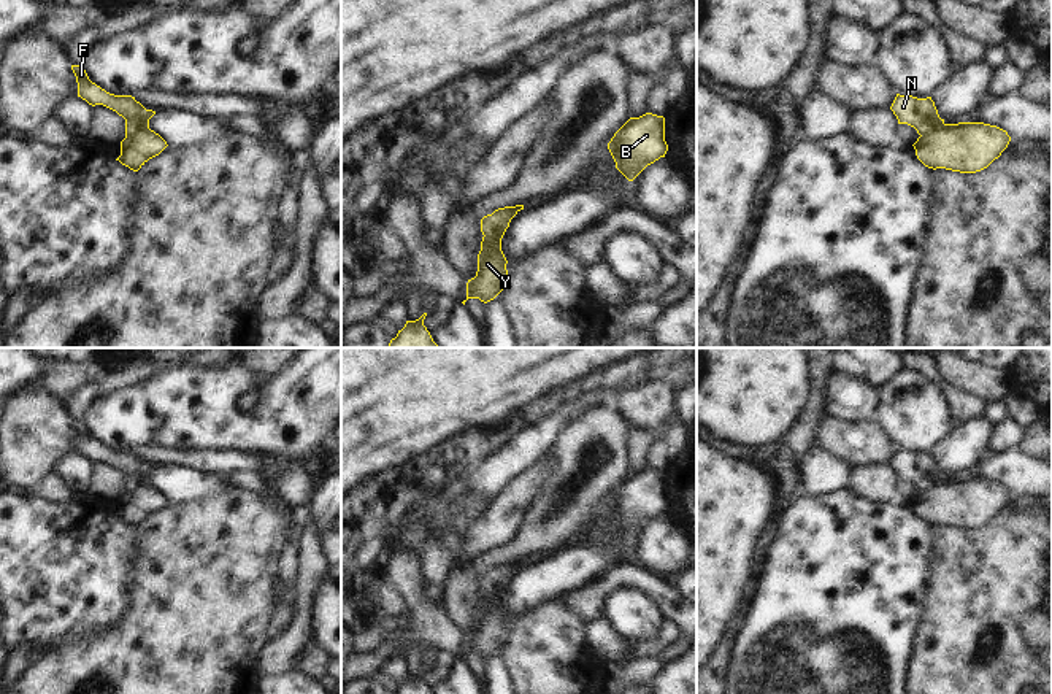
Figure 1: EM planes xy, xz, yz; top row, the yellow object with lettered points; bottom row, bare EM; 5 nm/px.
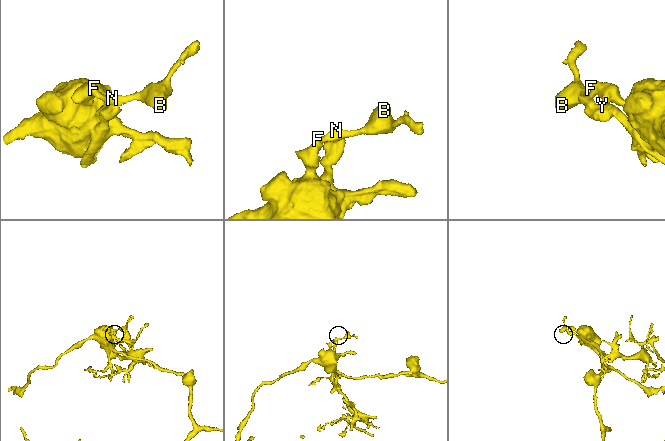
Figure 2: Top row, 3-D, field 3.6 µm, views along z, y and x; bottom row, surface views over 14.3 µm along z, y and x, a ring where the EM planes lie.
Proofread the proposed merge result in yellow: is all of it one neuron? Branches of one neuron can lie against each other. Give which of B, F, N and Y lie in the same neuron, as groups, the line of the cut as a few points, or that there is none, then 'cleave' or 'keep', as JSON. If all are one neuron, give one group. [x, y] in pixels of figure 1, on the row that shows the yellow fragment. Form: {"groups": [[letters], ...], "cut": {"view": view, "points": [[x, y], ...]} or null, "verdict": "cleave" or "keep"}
{"groups": [["B", "F", "N"], ["Y"]], "cut": {"view": "xz", "points": [[508, 221], [500, 227], [492, 227], [484, 235]]}, "verdict": "cleave"}

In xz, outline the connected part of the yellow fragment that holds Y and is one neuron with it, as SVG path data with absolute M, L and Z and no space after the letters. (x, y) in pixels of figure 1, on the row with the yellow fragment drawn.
M509 222L501 229L493 227L487 235L482 237L481 251L478 254L478 272L476 276L466 283L466 299L462 302L463 305L468 299L479 299L481 302L487 303L505 289L508 283L508 260L501 251L501 238L508 227Z

